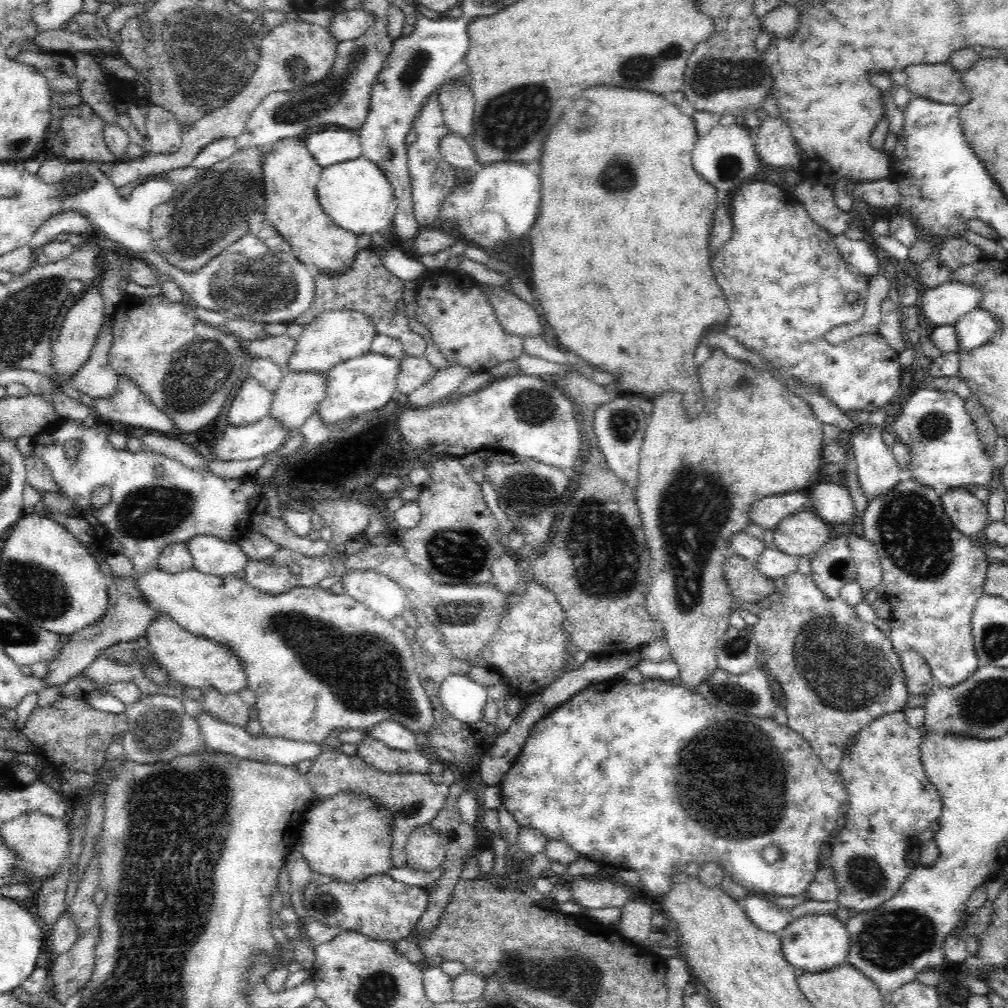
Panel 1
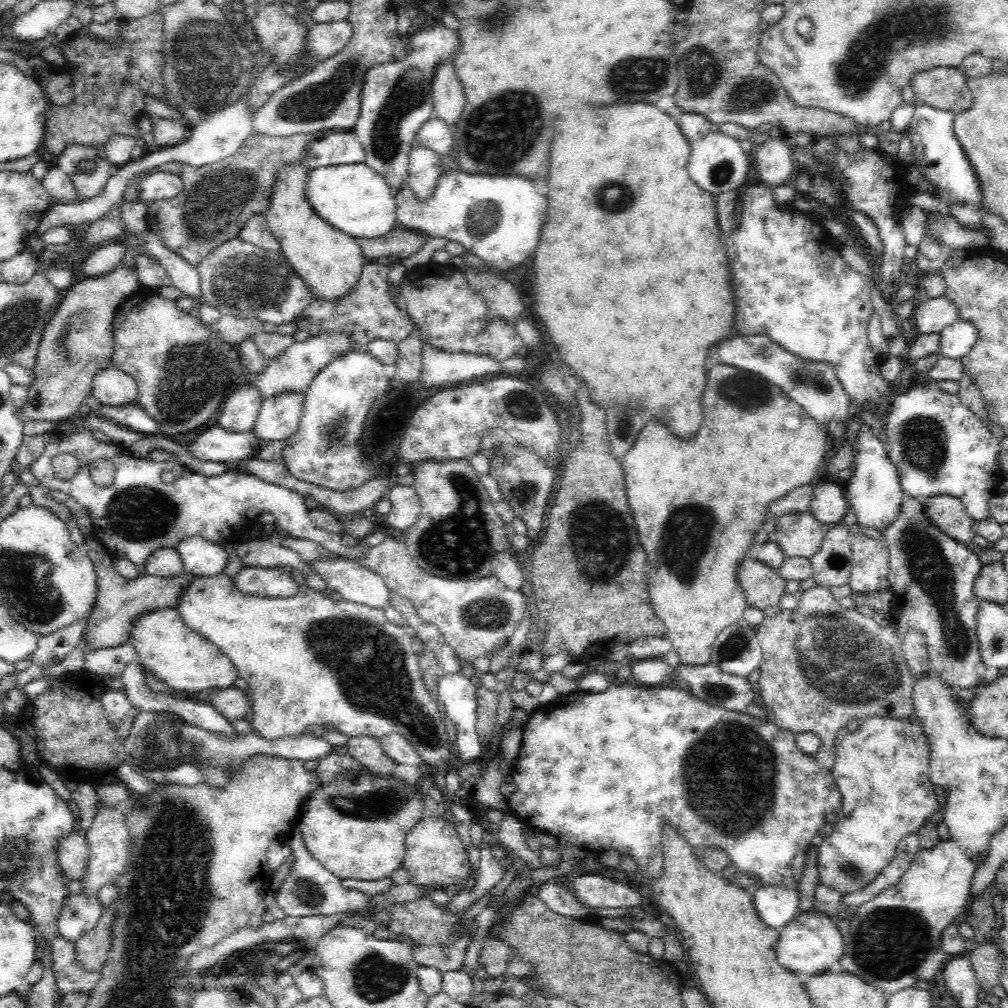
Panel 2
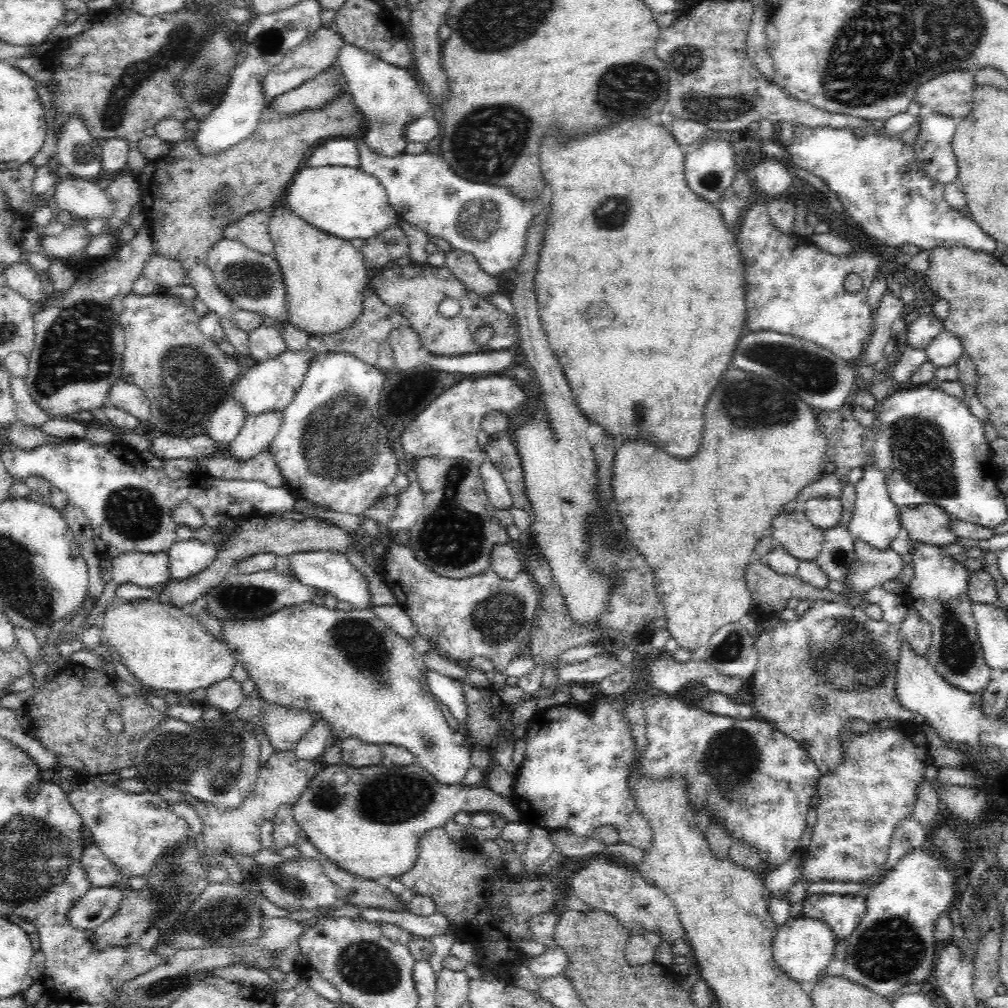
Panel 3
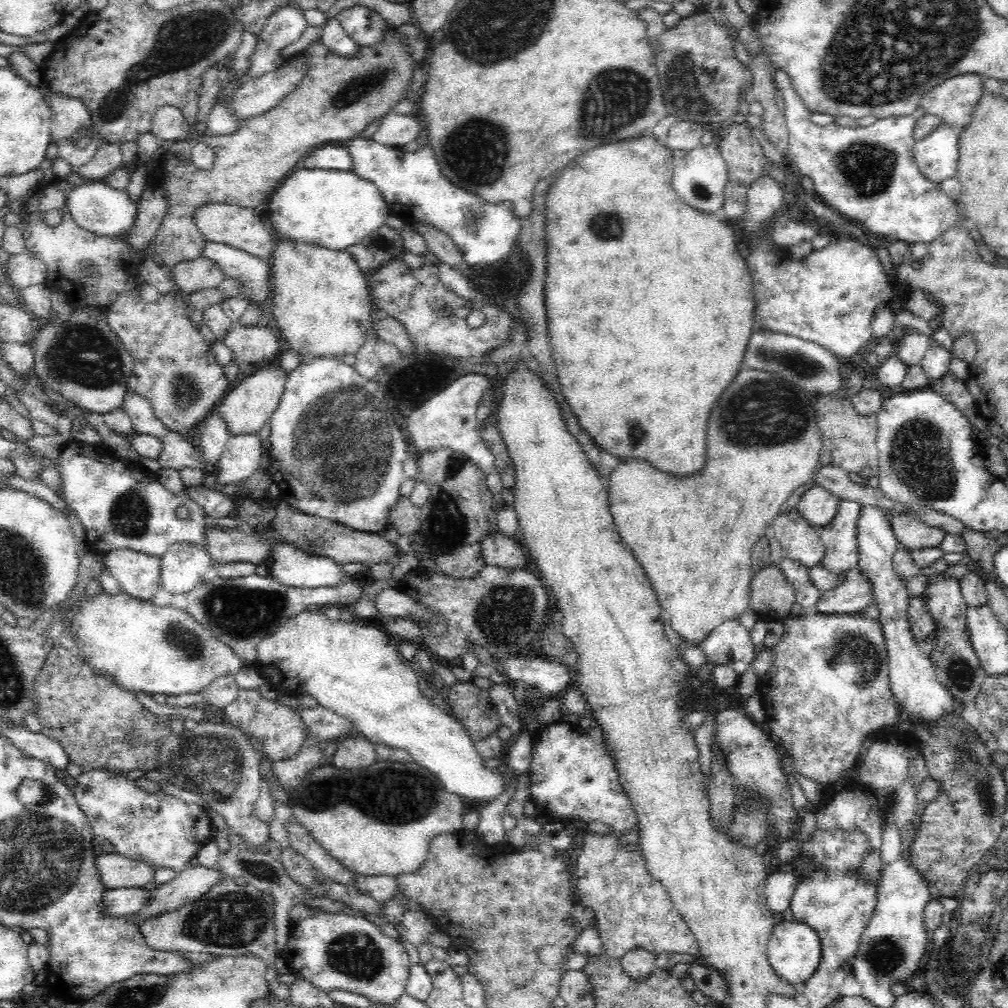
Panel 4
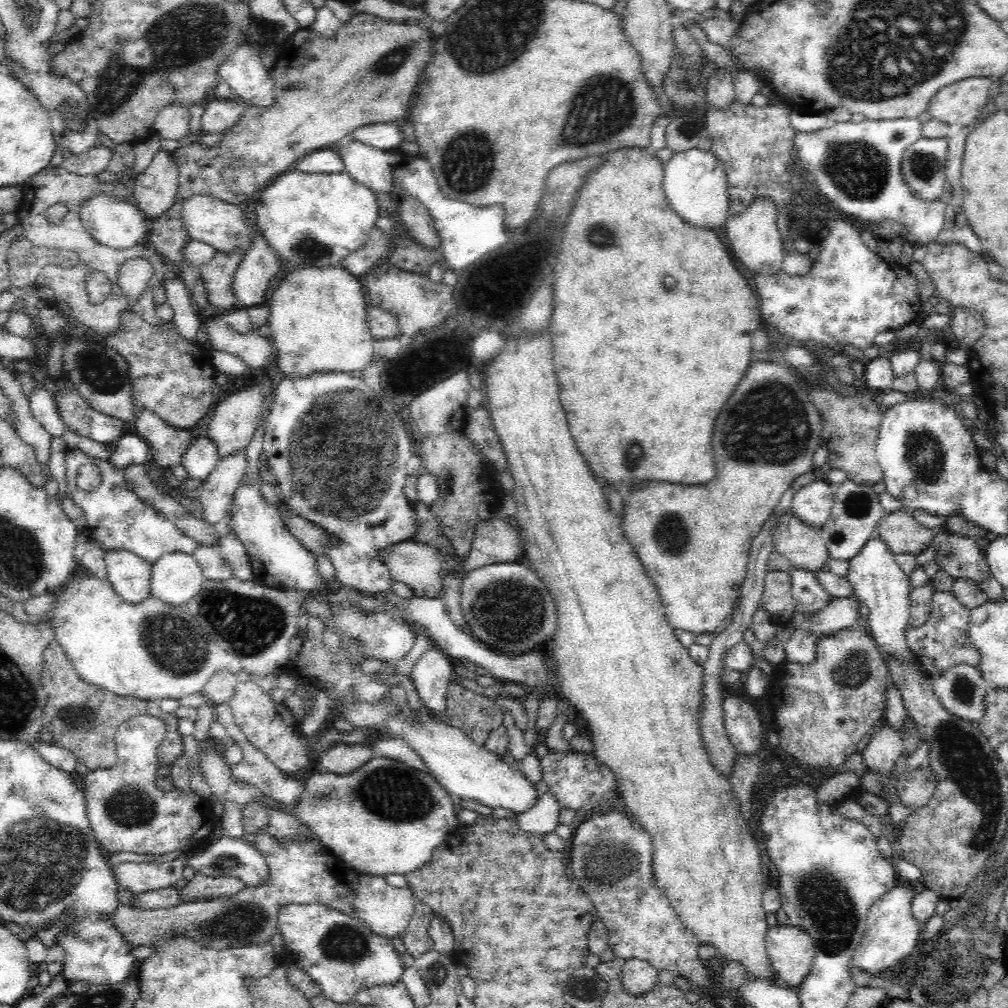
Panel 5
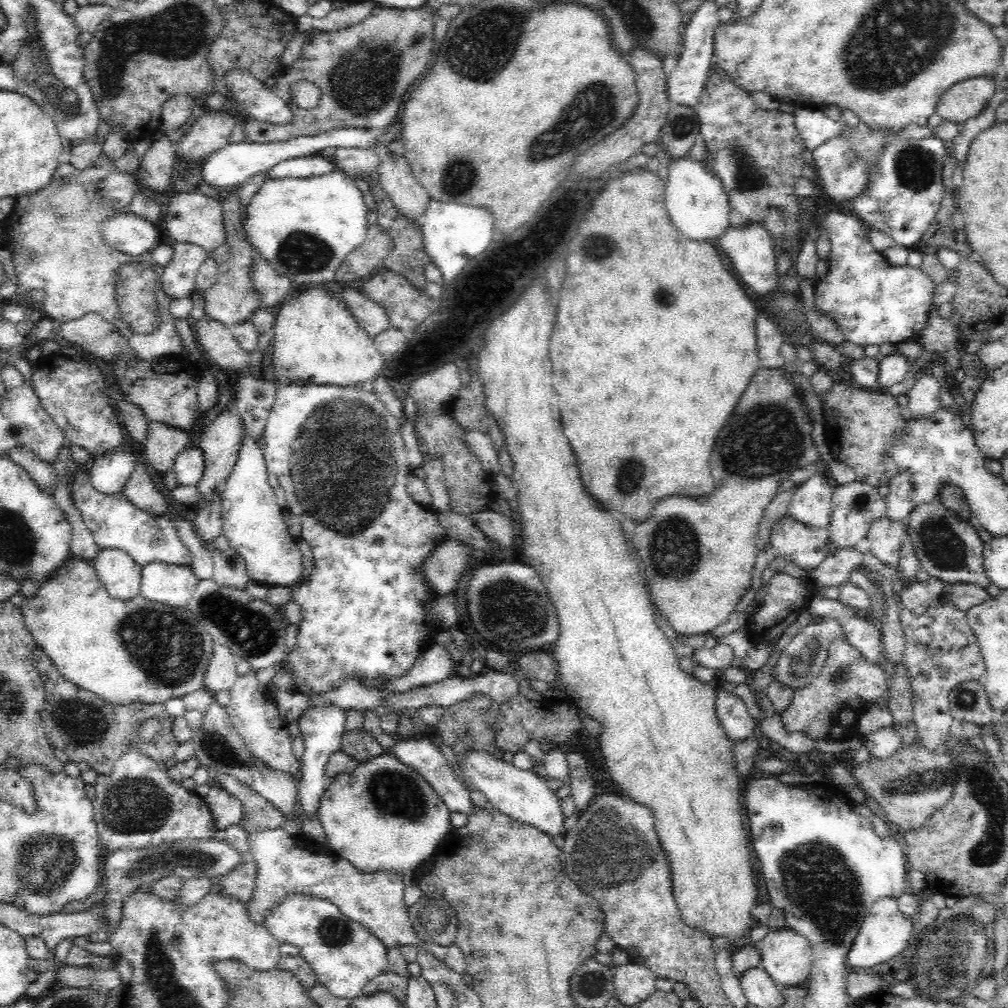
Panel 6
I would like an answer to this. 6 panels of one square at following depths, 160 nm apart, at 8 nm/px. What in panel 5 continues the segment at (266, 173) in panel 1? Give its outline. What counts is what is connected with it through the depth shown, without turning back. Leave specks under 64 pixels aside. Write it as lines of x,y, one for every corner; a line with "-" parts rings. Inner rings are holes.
298,264
292,266
279,280
278,286
272,292
269,308
271,332
268,336
274,350
272,365
285,372
285,376
299,374
308,376
322,370
341,370
352,372
362,370
366,364
378,360
374,356
374,339
368,326
368,299
362,285
362,279
354,276
345,266
330,264
316,266
314,264

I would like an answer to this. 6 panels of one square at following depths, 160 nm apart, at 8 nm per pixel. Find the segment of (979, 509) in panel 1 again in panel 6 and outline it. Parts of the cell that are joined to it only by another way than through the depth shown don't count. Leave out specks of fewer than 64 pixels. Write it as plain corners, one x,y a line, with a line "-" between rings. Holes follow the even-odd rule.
882,517
871,524
866,539
870,542
871,553
880,562
897,566
902,545
909,540
907,523

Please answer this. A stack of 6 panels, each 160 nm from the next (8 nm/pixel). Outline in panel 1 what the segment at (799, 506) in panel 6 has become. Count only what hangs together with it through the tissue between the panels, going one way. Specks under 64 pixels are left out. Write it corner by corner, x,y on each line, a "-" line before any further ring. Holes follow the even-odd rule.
835,481
819,483
809,492
809,509
824,522
848,526
858,512
845,486

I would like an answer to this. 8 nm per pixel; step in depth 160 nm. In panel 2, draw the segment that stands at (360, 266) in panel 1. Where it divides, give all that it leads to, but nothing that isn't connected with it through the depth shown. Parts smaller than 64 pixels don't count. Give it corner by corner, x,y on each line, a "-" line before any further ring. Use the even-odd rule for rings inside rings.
366,261
360,272
360,278
352,290
338,298
313,298
311,304
296,318
296,328
305,330
310,335
333,330
334,328
350,329
353,342
358,349
366,349
368,342
374,338
385,338
398,344
415,332
415,325
406,311
400,309
391,297
388,285
389,261

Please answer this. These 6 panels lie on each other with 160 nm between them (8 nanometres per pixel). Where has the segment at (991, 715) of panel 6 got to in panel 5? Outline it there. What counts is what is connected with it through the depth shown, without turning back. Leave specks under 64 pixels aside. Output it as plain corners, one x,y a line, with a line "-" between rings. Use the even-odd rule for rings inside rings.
958,664
932,676
933,690
951,714
972,722
984,717
986,692
992,687
977,667

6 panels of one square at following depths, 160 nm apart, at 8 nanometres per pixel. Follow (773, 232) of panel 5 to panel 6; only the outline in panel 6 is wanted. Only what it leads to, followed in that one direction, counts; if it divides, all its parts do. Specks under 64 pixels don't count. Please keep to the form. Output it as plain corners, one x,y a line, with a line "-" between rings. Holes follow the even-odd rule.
748,222
744,226
729,226
726,233
719,237
722,250
730,258
734,270
738,272
742,282
750,286
752,290
760,295
772,292
777,288
778,270
776,259
778,251
775,247
774,236
765,224
761,222

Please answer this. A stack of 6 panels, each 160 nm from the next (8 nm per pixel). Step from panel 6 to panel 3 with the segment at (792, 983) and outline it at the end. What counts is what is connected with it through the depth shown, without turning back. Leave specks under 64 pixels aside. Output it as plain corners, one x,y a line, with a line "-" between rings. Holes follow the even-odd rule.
797,916
778,927
773,946
775,964
796,982
816,982
825,976
824,970
836,952
836,935
823,920

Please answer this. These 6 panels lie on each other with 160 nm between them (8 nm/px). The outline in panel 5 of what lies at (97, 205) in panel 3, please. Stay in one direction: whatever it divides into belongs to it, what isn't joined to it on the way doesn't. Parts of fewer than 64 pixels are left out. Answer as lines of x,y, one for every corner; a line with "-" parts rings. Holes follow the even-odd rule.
91,194
91,198
79,207
79,212
81,224
86,232
104,246
116,249
130,248
142,243
146,232
150,232
146,228
148,219
135,204
114,194

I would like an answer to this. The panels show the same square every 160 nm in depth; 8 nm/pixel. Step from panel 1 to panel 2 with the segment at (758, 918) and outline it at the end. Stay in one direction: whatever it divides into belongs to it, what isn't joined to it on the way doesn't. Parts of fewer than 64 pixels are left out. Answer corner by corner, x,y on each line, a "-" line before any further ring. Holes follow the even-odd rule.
762,885
752,895
752,903
756,915
766,926
777,930
780,934
789,922
797,917
798,891
782,885

